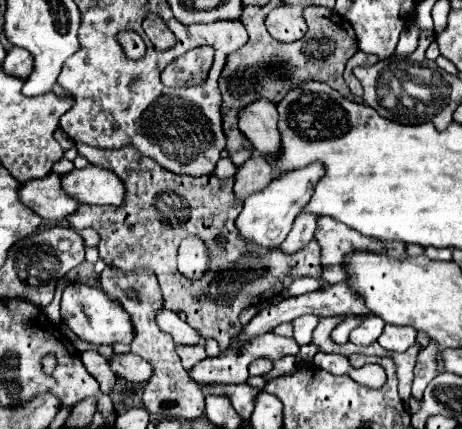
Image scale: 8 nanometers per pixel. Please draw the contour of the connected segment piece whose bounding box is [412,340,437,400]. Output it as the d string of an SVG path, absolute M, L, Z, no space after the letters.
M431 340L430 344L418 354L416 368L414 368L414 384L412 384L412 396L418 400L422 398L424 388L436 376L436 364L434 364L436 360L433 354L436 350L436 343Z

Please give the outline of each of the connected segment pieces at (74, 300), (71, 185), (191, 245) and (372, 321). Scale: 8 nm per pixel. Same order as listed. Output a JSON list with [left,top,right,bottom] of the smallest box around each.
[[60,284,134,344],[62,164,124,204],[178,236,210,278],[350,316,384,346]]

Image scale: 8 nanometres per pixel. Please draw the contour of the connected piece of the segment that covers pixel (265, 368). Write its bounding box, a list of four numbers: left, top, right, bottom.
[250,360,272,376]

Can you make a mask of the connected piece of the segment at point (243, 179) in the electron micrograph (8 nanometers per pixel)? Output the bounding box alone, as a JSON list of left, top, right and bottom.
[234,152,272,200]

